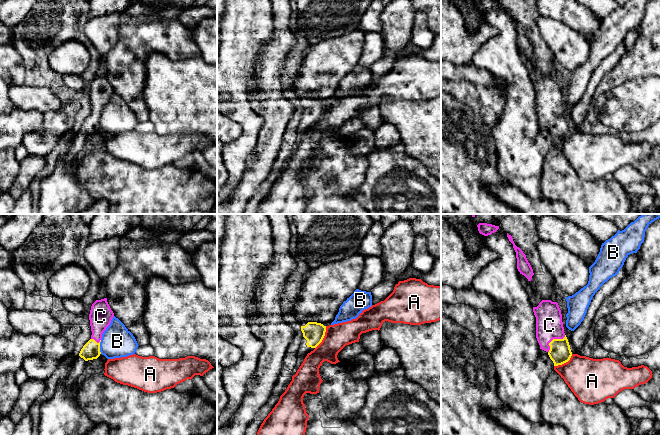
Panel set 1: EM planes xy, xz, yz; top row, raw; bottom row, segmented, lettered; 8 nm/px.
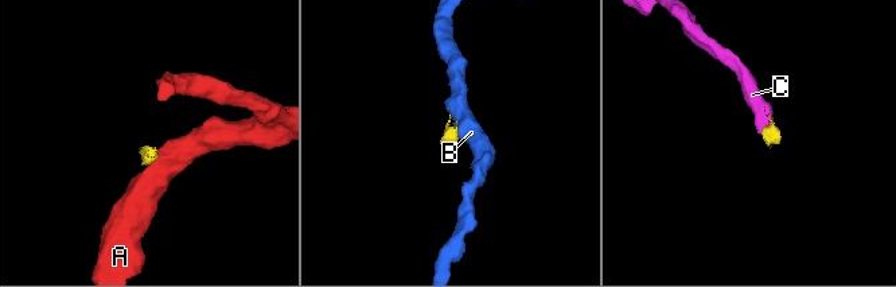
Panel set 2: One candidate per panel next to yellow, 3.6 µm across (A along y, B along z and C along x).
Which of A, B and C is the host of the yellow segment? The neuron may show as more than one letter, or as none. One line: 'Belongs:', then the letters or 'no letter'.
Belongs: C

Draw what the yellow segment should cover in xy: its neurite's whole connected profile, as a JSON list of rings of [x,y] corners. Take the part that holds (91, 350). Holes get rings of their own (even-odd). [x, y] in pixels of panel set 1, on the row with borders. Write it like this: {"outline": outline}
{"outline": [[[107,298],[96,300],[92,304],[89,314],[92,331],[91,339],[83,346],[72,366],[71,373],[65,382],[68,391],[74,387],[76,381],[84,372],[87,363],[100,356],[100,340],[113,317],[114,313],[107,302]]]}

